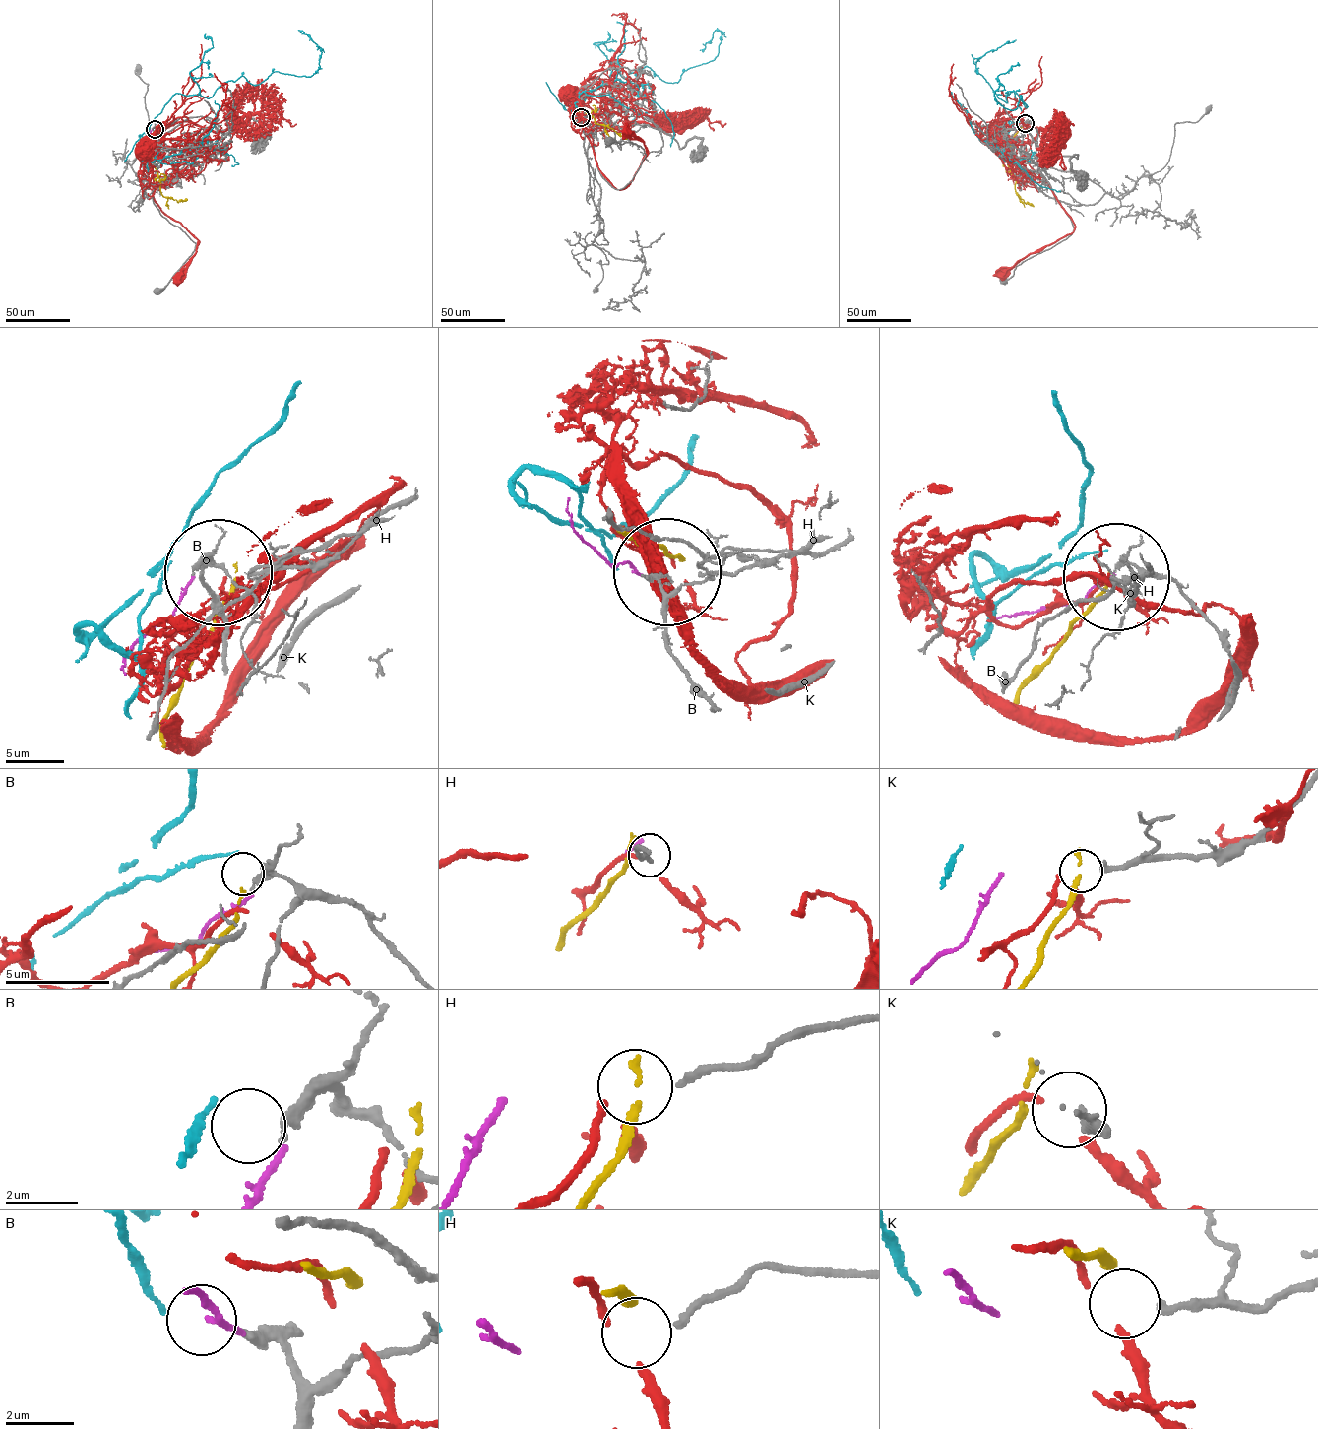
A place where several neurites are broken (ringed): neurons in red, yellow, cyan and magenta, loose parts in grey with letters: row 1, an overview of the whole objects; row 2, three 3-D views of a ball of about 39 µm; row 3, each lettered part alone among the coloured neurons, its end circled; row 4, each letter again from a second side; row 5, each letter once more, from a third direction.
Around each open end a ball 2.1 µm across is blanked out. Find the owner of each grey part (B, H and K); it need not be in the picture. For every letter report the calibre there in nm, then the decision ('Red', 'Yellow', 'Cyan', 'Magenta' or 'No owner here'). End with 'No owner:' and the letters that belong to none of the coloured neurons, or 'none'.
B: Thickness 190 nm. No owner here
H: Thickness 200 nm. No owner here
K: Thickness 260 nm. No owner here
No owner: B, H, K

